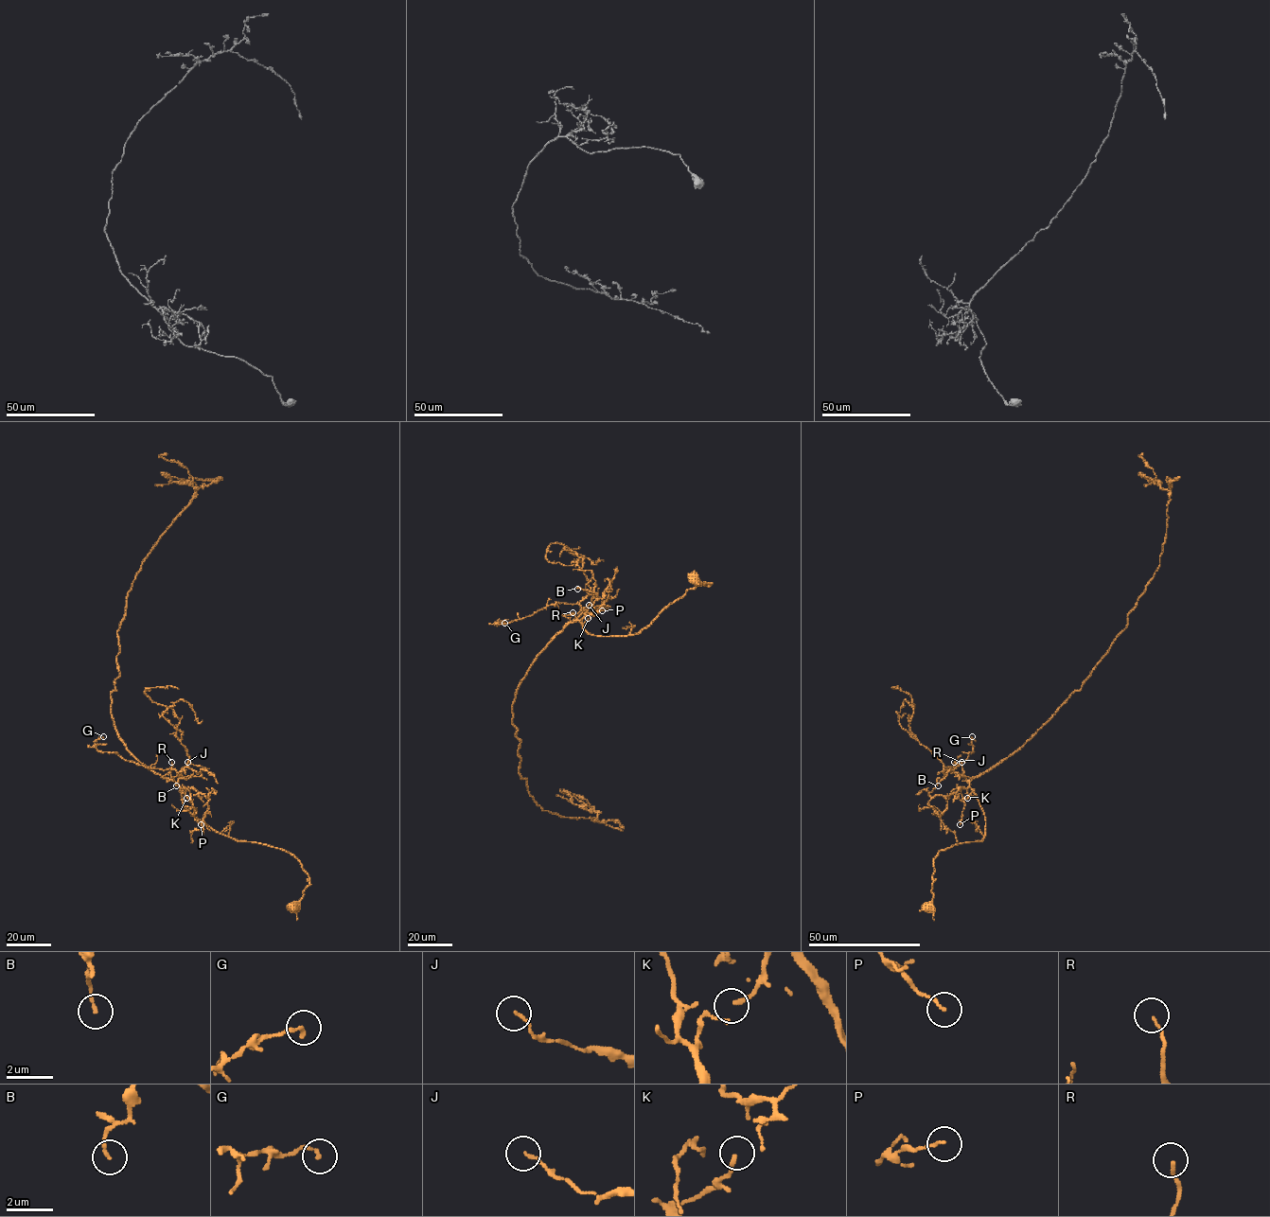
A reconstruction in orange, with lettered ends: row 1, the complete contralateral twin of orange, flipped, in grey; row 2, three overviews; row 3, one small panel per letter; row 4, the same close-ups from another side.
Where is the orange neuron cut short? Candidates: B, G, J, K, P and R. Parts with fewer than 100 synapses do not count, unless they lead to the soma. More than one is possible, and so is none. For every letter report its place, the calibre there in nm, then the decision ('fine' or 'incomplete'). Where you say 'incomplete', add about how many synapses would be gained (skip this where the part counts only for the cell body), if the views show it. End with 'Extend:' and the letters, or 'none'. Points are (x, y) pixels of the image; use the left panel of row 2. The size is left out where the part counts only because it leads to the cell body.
B: (176, 785) | 140 nm | fine
G: (103, 736) | 180 nm | fine
J: (187, 762) | 120 nm | fine
K: (186, 798) | 120 nm | fine
P: (201, 824) | 120 nm | fine
R: (171, 762) | 110 nm | fine
Extend: none

